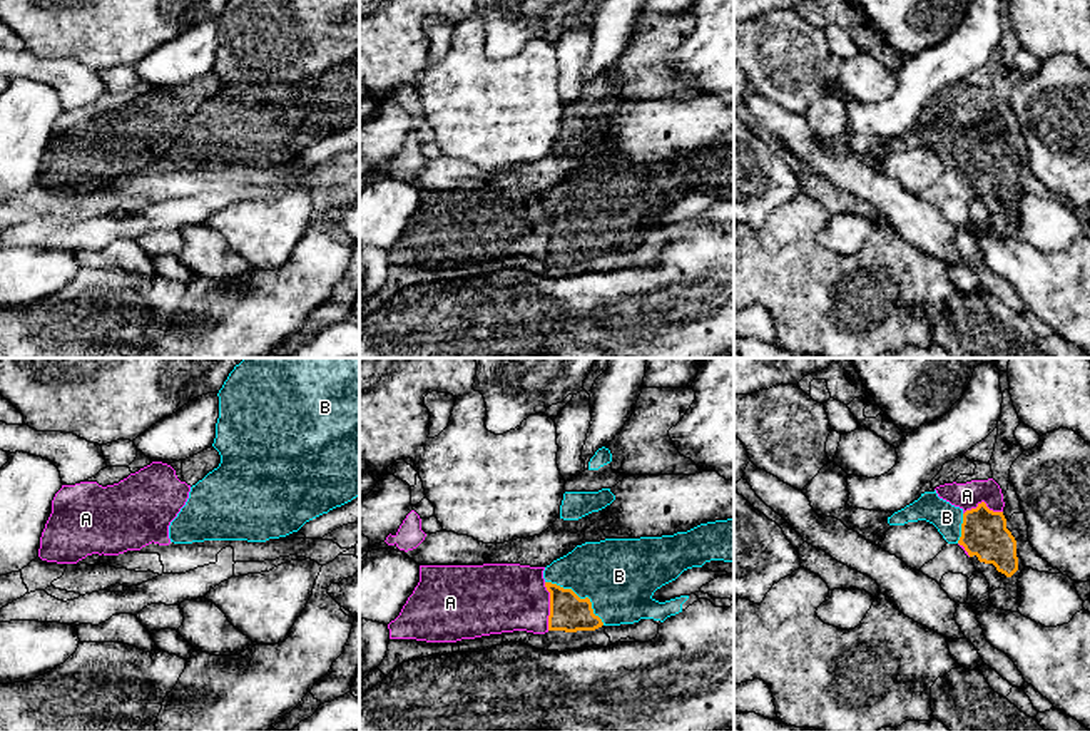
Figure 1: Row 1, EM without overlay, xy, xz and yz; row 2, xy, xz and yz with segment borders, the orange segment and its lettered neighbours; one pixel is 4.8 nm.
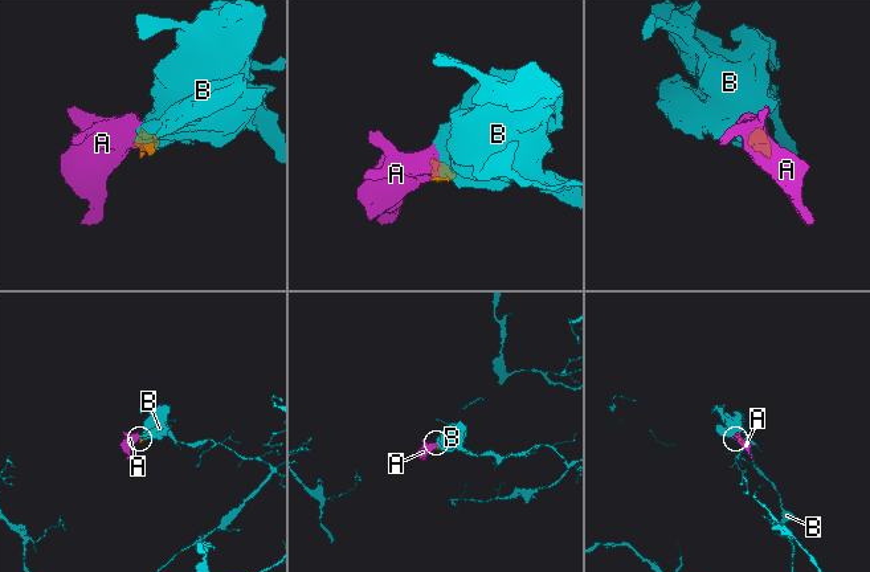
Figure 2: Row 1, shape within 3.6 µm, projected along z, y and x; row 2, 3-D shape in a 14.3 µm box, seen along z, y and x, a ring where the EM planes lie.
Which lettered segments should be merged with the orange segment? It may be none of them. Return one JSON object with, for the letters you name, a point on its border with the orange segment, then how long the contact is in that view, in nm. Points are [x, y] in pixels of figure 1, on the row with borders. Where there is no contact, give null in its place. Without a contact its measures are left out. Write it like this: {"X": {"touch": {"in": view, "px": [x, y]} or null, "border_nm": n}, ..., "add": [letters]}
{"A": {"touch": {"in": "xz", "px": [550, 606]}, "border_nm": 240}, "add": ["A"]}

